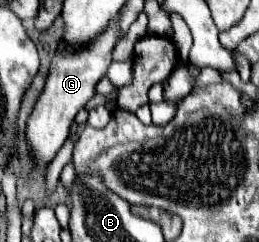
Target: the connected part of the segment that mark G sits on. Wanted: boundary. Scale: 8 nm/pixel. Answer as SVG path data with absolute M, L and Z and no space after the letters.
M116 20L110 22L108 30L98 36L96 42L92 42L88 48L80 52L66 52L62 48L56 50L54 60L50 64L50 74L44 86L44 92L40 94L28 122L26 122L26 144L28 152L34 160L36 166L46 168L56 152L62 148L62 144L68 138L70 124L76 116L76 112L94 96L94 86L96 82L106 74L110 62L112 62L112 48L118 40L116 34Z

